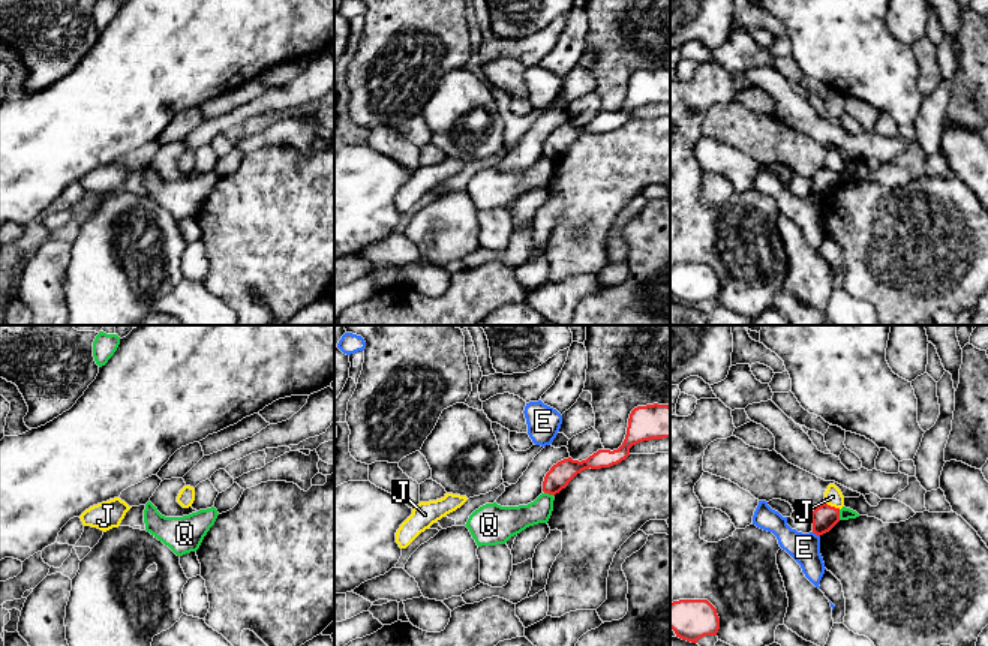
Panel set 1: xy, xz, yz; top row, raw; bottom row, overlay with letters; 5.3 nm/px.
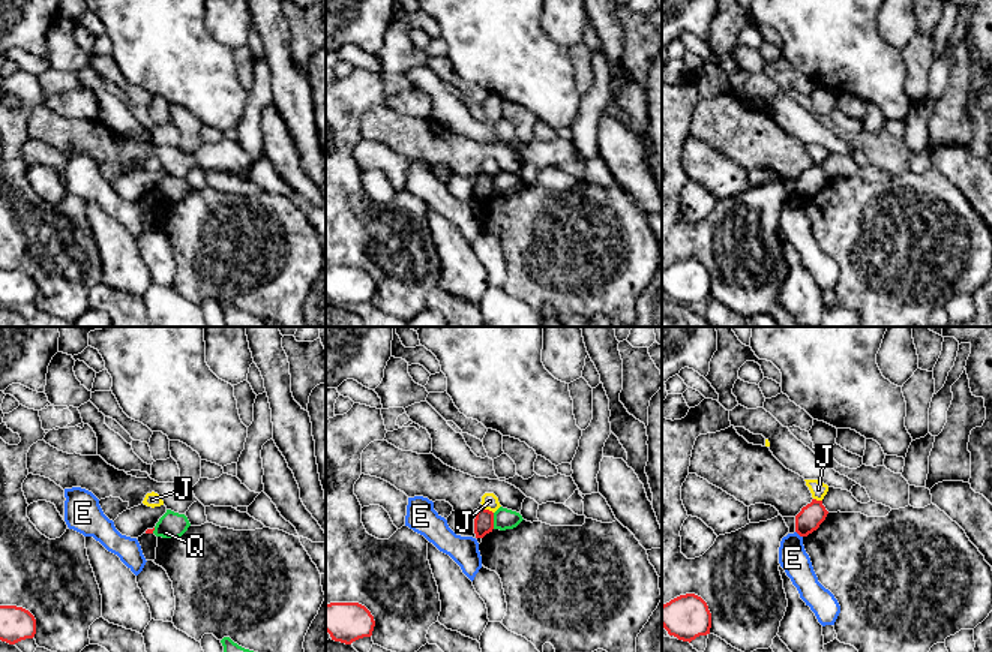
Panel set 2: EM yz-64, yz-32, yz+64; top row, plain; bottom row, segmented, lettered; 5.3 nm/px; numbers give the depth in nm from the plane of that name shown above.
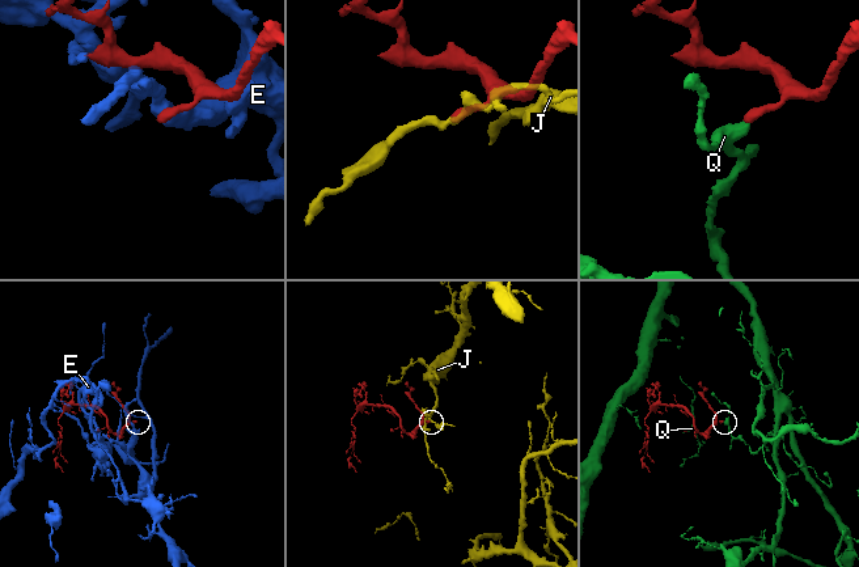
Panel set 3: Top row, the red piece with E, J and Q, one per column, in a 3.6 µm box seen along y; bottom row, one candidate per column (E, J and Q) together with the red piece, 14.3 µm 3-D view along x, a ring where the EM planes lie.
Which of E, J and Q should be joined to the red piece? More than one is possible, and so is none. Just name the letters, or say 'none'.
none

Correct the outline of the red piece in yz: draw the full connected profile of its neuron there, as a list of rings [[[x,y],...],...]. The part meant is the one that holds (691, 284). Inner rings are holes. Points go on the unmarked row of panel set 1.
[[[679,264],[670,267],[670,294],[676,301],[697,307],[705,300],[717,300],[720,282],[708,264]]]

